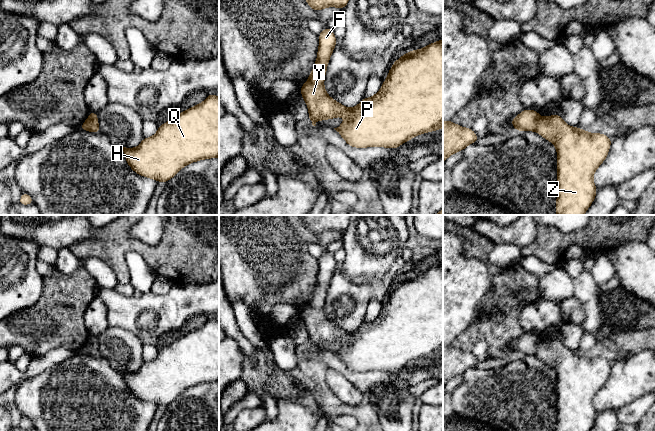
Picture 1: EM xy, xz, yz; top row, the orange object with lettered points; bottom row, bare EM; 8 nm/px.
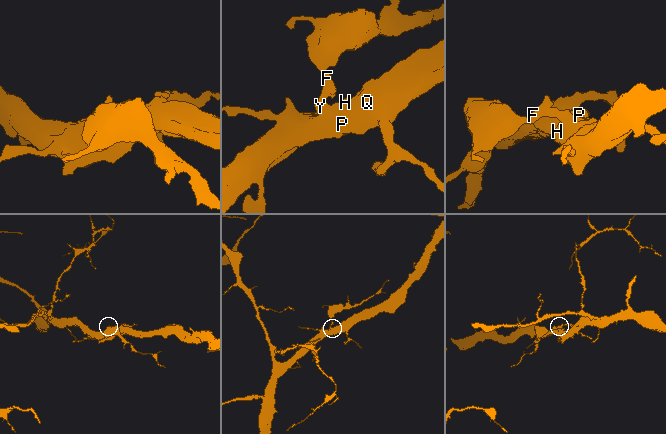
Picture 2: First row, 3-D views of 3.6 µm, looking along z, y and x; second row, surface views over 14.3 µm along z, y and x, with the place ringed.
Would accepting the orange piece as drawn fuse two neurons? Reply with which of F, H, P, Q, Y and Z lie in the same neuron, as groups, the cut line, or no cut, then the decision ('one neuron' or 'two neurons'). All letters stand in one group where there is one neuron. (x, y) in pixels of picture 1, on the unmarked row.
F H P Q Y Z; no cut; one neuron

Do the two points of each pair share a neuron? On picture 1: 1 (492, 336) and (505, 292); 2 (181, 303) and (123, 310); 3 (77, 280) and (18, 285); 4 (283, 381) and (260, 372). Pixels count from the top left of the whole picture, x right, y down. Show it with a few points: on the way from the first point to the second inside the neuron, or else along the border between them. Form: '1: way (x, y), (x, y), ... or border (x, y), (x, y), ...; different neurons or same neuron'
1: way (503, 325), (505, 323), (505, 303); same neuron
2: way (167, 307), (145, 307), (137, 310); same neuron
3: border (43, 277), (42, 293), (33, 305); different neurons
4: way (277, 381), (266, 377); same neuron

